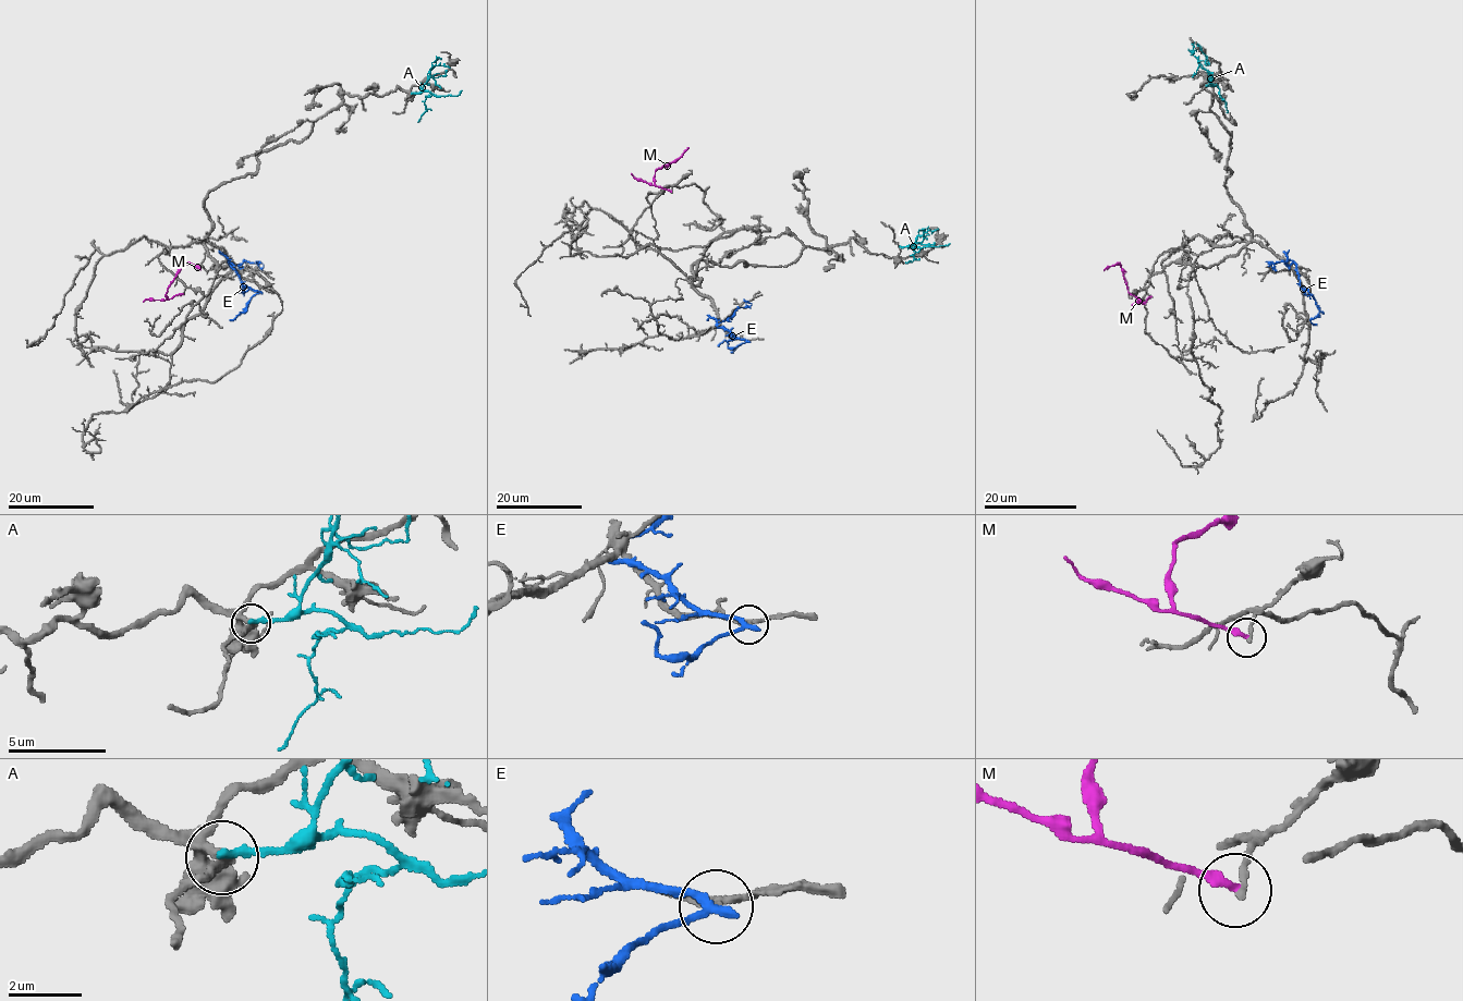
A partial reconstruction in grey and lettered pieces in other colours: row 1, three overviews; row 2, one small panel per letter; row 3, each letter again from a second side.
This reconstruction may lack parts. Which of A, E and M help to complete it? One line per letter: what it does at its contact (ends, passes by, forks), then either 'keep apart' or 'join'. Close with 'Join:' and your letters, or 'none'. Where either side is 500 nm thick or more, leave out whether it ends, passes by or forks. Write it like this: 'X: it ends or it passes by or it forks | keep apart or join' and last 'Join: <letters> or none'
A: it ends | keep apart
E: it passes by | keep apart
M: it ends | keep apart
Join: none

